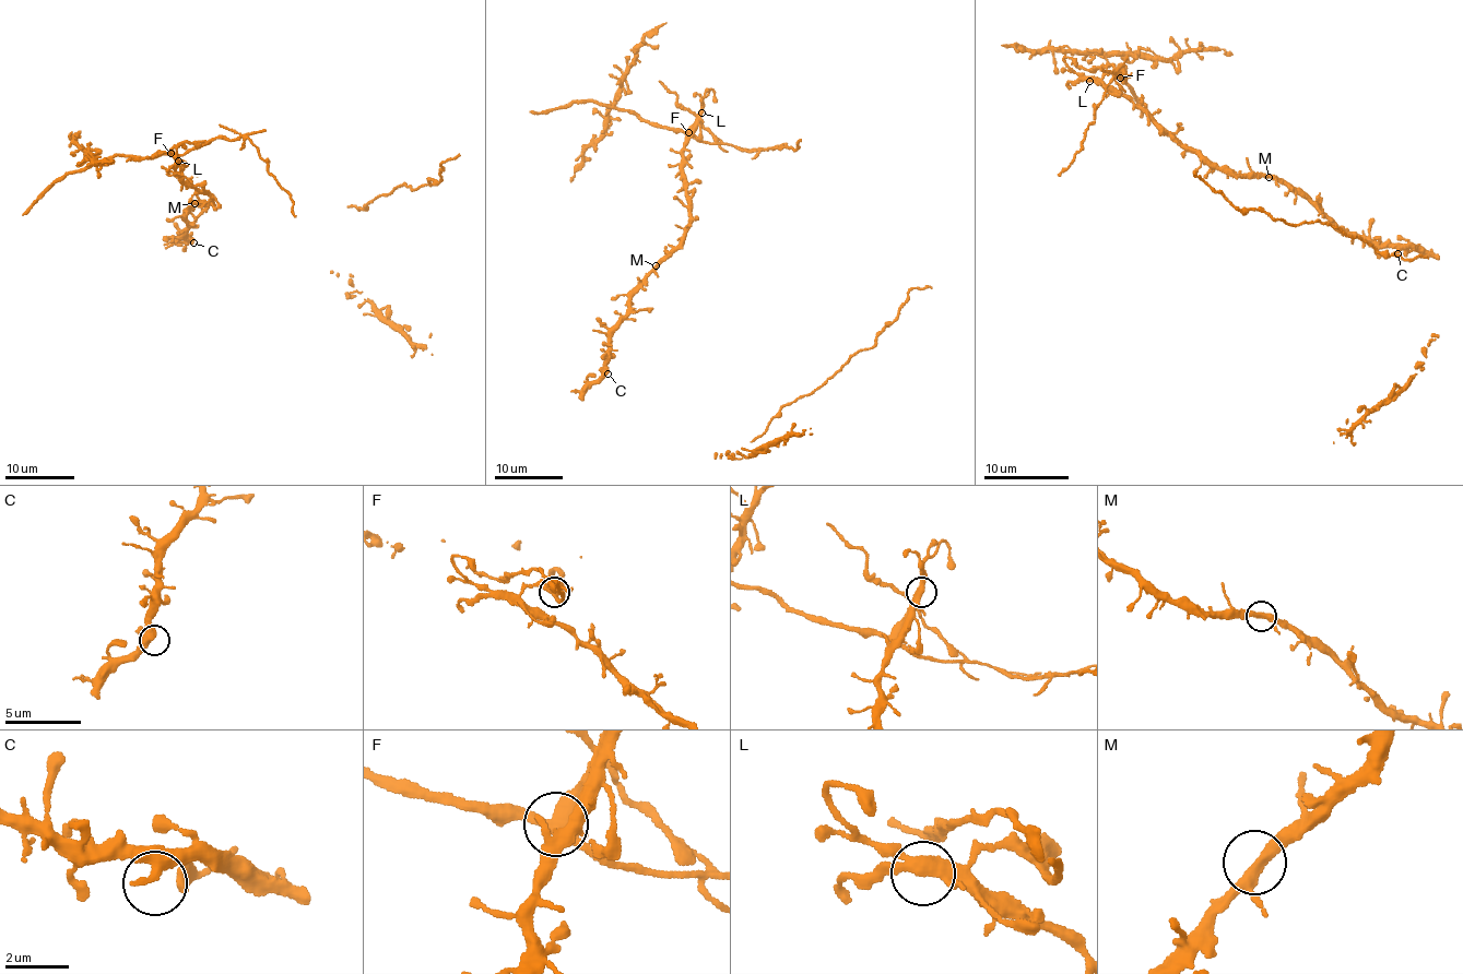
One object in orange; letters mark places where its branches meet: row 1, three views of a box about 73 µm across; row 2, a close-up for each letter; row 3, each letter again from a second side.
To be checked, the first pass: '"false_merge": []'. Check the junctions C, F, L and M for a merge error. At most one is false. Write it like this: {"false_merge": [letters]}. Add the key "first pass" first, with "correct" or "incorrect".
{"first pass": "incorrect", "false_merge": ["F"]}

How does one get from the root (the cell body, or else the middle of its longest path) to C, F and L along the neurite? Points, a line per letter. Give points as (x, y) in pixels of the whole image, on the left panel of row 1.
C: (185, 232), (180, 236), (186, 235), (185, 239), (188, 237), (193, 242)
F: (185, 232), (183, 217), (187, 211), (195, 202), (205, 205), (212, 199), (183, 181), (172, 153)
L: (185, 232), (183, 217), (187, 211), (195, 202), (205, 205), (212, 199), (183, 181), (174, 169), (178, 161)

